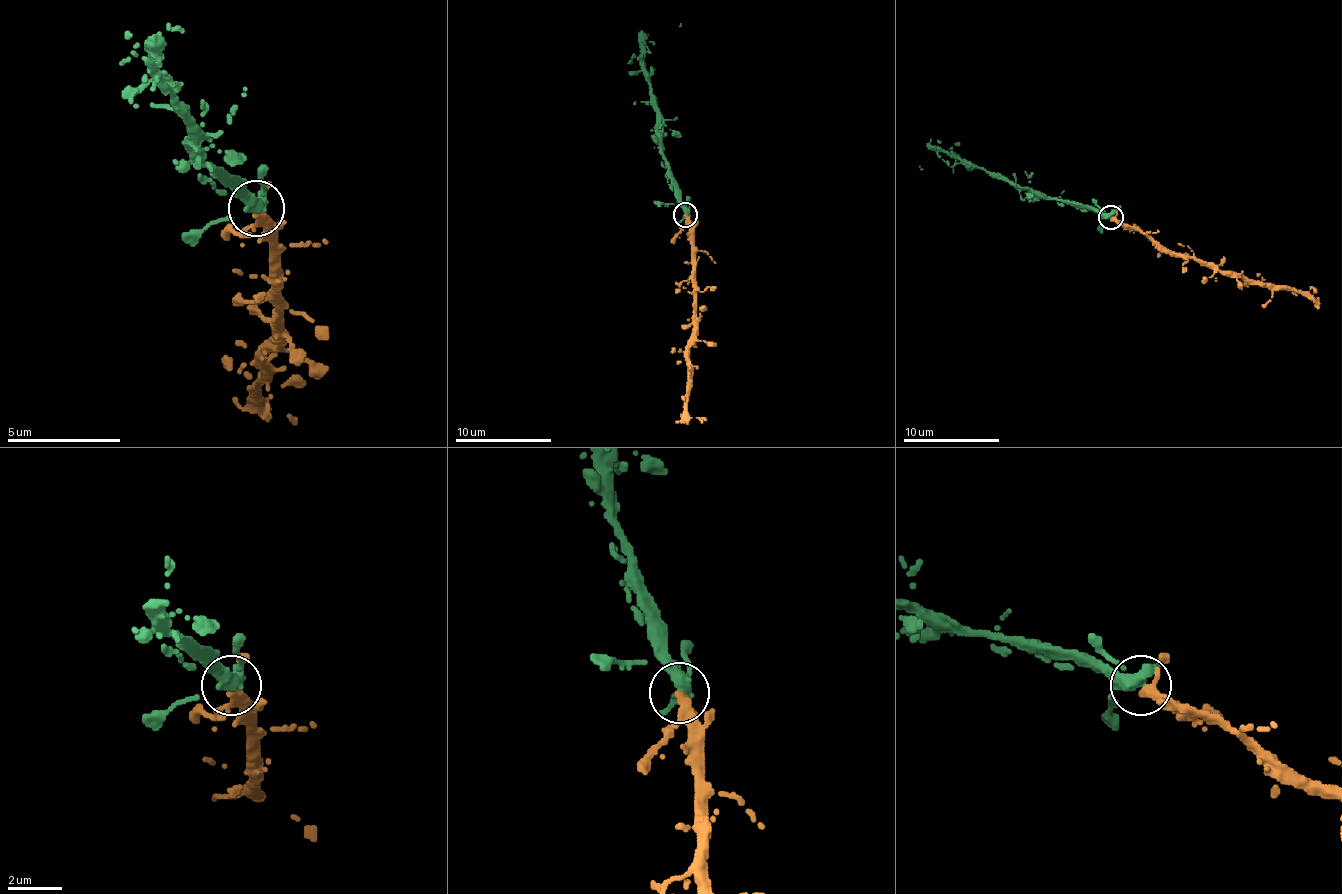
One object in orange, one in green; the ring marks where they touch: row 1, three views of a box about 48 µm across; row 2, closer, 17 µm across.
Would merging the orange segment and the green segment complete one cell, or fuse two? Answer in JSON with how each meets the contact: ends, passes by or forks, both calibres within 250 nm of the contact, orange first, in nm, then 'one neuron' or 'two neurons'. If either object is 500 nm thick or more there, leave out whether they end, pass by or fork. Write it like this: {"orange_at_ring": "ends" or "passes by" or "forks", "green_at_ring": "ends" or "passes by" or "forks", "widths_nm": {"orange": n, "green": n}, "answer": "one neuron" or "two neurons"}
{"orange_at_ring": "forks", "green_at_ring": "forks", "widths_nm": {"orange": 240, "green": 340}, "answer": "one neuron"}

